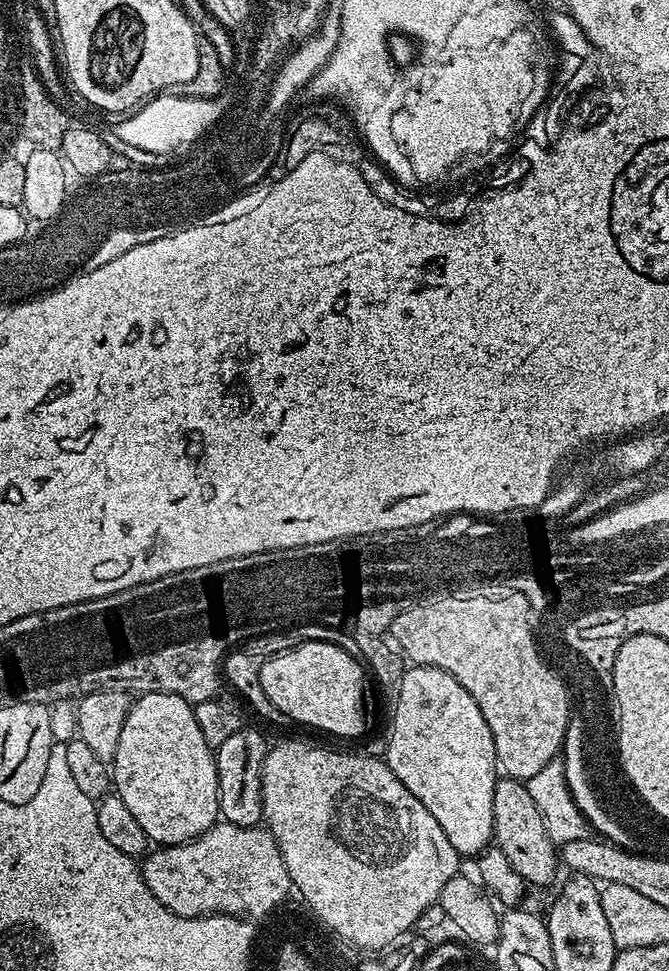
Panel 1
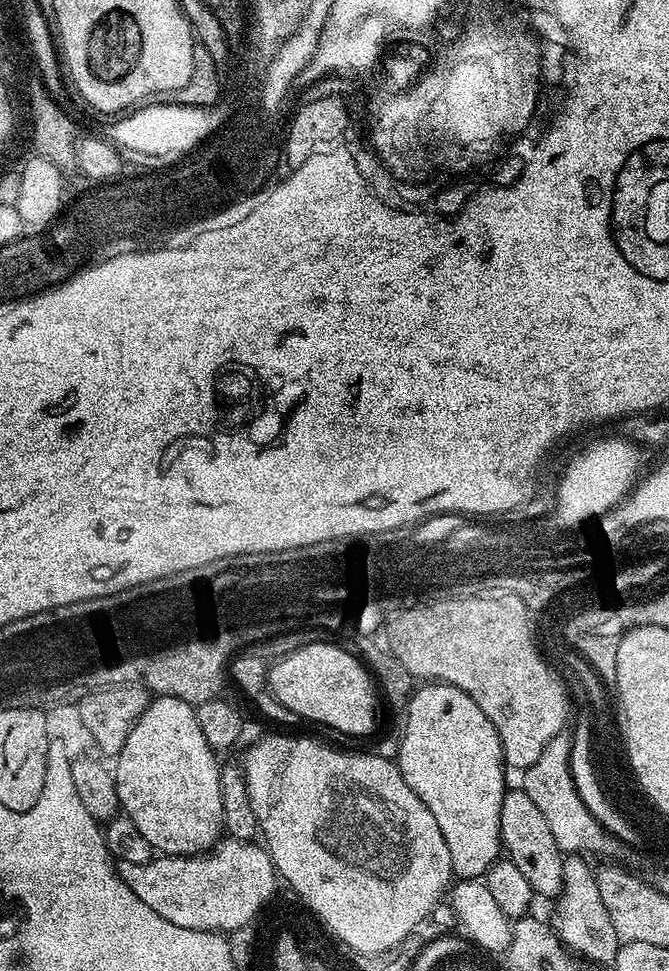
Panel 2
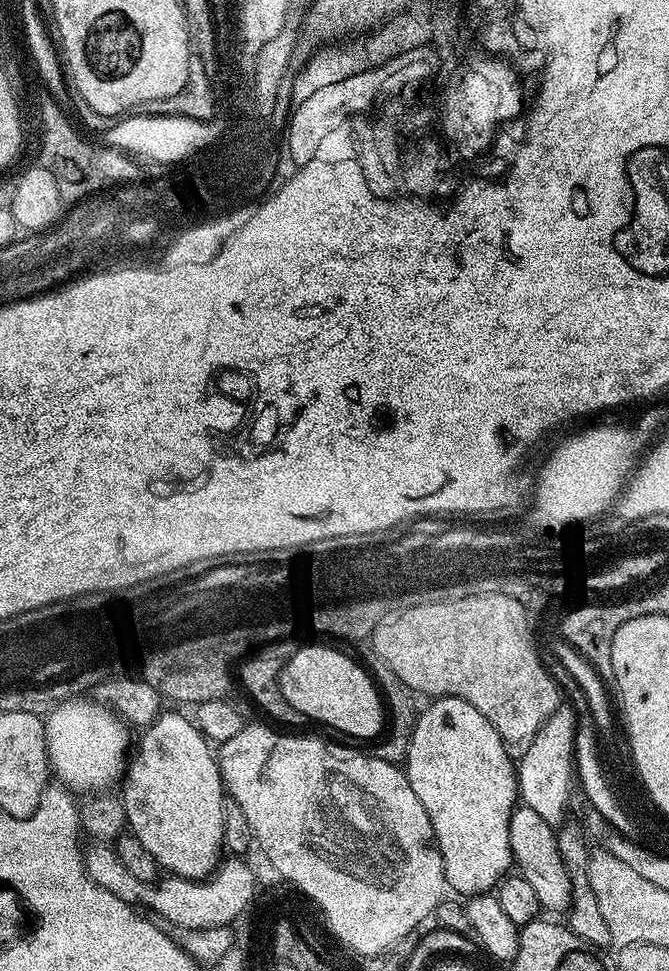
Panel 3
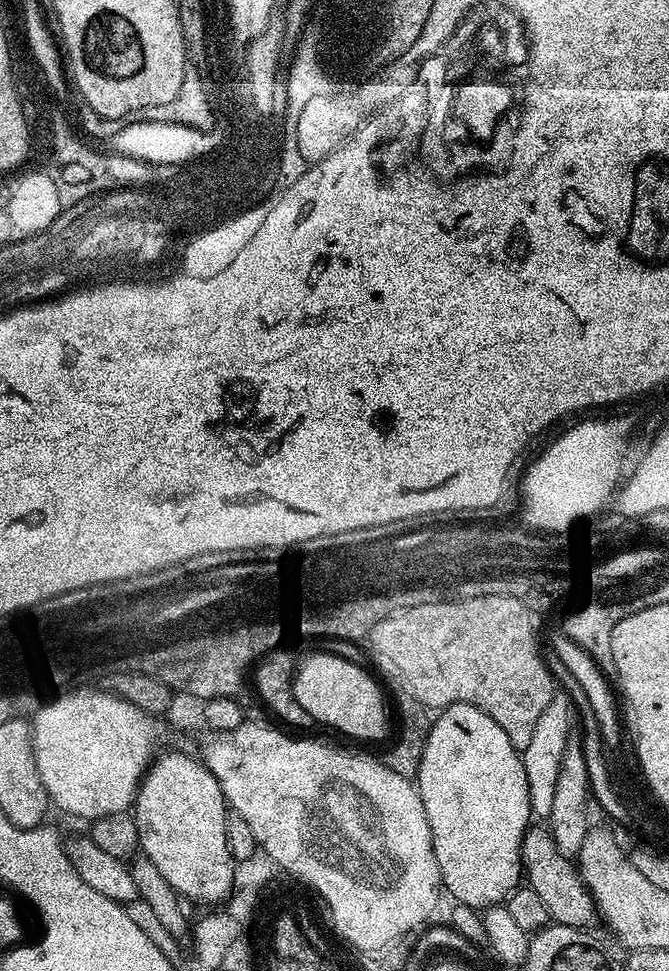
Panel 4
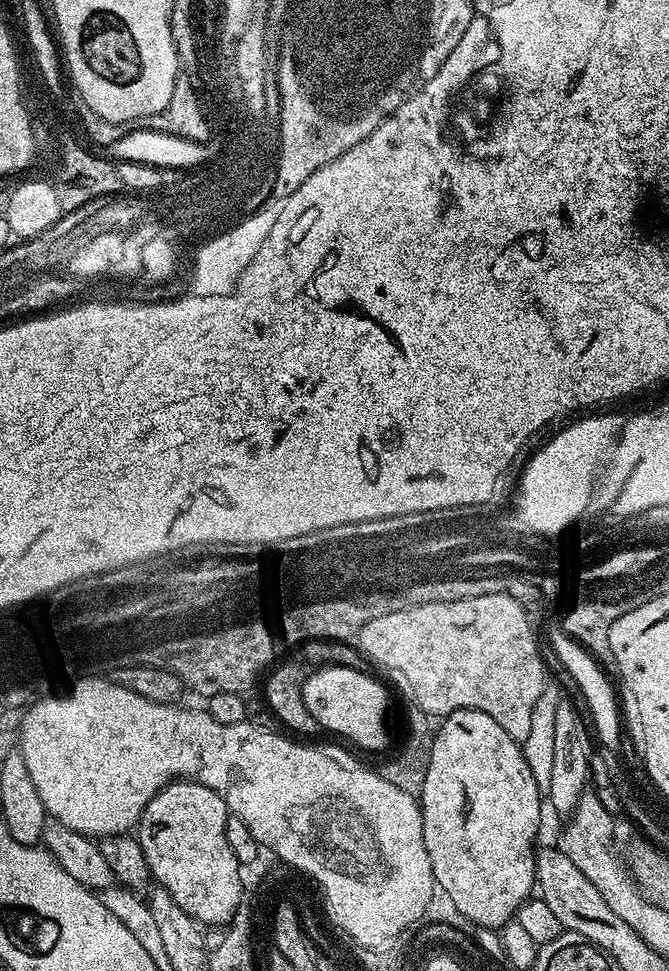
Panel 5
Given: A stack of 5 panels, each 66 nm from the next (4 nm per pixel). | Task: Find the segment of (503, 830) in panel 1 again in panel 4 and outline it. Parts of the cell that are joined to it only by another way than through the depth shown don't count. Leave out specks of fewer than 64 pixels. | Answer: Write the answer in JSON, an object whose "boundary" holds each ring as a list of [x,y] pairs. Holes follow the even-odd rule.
{"boundary":[[[529,827],[522,838],[520,862],[527,887],[532,888],[534,894],[538,894],[538,898],[542,898],[549,917],[555,923],[587,929],[588,923],[594,918],[597,919],[596,904],[592,900],[590,890],[584,884],[584,879],[580,877],[577,865],[569,857],[564,856],[562,850],[558,850],[547,827]]]}

